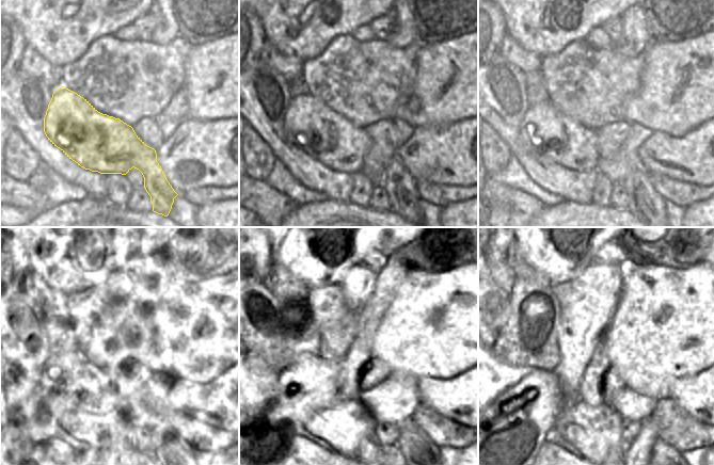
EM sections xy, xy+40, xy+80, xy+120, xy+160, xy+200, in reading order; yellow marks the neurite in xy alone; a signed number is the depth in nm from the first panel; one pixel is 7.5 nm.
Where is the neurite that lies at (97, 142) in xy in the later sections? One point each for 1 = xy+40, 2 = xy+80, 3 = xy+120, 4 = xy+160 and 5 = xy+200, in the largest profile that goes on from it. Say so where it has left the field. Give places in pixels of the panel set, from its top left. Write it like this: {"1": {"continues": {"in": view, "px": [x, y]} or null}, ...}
{"1": {"continues": {"in": "xy+40", "px": [327, 137]}}, "2": {"continues": {"in": "xy+80", "px": [544, 129]}}, "3": {"continues": {"in": "xy+120", "px": [68, 377]}}, "4": {"continues": {"in": "xy+160", "px": [260, 439]}}, "5": {"continues": {"in": "xy+200", "px": [500, 443]}}}

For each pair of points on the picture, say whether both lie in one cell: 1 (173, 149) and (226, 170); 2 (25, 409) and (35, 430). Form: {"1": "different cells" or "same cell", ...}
{"1": "same cell", "2": "different cells"}

